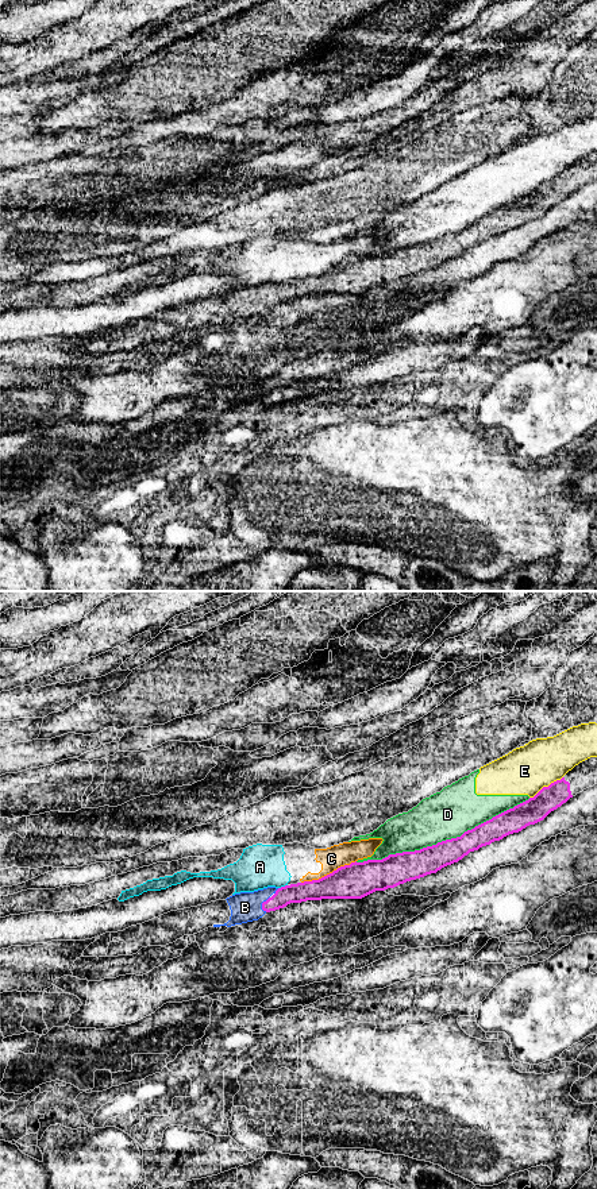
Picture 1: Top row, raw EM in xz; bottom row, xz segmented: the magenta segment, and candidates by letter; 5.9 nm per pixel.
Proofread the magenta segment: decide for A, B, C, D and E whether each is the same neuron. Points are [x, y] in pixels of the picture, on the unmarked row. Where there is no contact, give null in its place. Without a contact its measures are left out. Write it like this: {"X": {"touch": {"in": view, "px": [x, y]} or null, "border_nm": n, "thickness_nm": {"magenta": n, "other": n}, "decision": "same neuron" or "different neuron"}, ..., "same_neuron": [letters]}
{"A": {"touch": {"in": "xz", "px": [282, 282]}, "border_nm": 60, "thickness_nm": {"magenta": 130, "other": 260}, "decision": "different neuron"}, "B": {"touch": {"in": "xz", "px": [262, 300]}, "border_nm": 100, "thickness_nm": {"magenta": 120, "other": 180}, "decision": "same neuron"}, "C": {"touch": {"in": "xz", "px": [330, 269]}, "border_nm": 360, "thickness_nm": {"magenta": 220, "other": 140}, "decision": "different neuron"}, "D": {"touch": {"in": "xz", "px": [442, 236]}, "border_nm": 1100, "thickness_nm": {"magenta": 180, "other": 280}, "decision": "different neuron"}, "E": {"touch": {"in": "xz", "px": [546, 182]}, "border_nm": 240, "thickness_nm": {"magenta": 150, "other": 280}, "decision": "different neuron"}, "same_neuron": ["B"]}

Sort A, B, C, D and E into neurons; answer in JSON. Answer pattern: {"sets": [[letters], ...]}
{"sets": [["A", "C"], ["B"], ["D", "E"]]}

